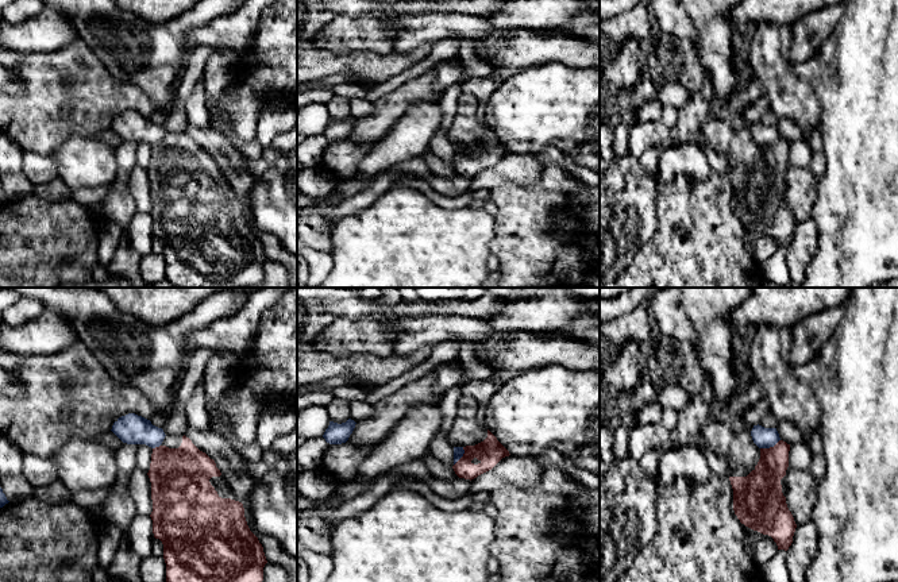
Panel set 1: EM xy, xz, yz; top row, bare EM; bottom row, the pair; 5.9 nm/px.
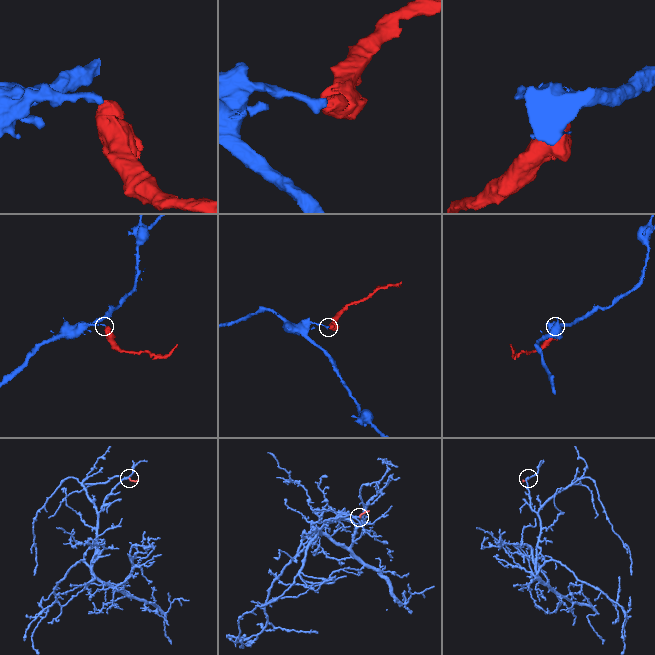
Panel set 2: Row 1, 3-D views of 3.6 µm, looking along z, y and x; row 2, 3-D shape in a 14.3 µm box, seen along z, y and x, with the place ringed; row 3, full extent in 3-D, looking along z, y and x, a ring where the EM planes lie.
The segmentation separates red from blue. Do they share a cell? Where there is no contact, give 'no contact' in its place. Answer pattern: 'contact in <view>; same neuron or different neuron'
contact in yz; different neuron

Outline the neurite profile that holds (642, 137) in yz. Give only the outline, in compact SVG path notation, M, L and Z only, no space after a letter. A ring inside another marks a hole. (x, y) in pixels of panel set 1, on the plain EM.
M659 122L636 123L628 131L628 153L640 158L648 149L668 139L671 130Z

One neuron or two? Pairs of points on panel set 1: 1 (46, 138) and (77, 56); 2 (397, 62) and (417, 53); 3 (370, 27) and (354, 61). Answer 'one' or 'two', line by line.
1: one
2: one
3: two

